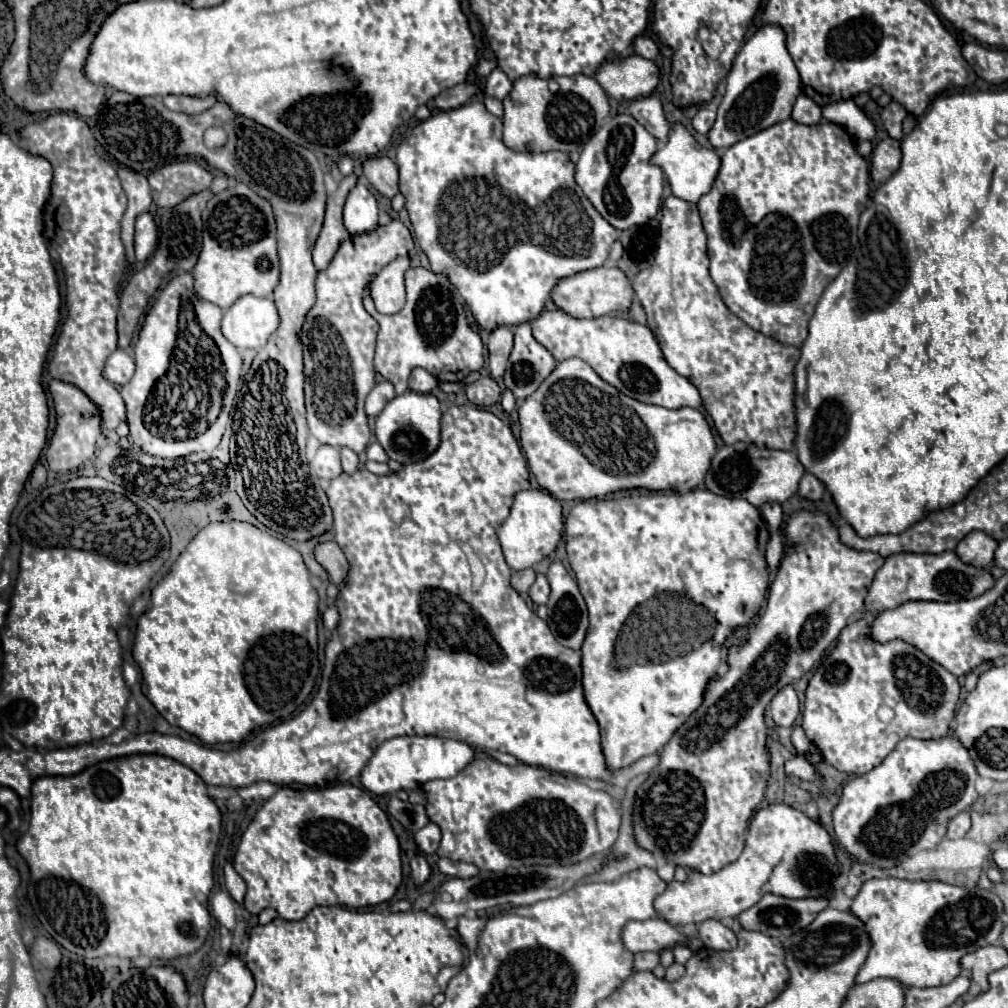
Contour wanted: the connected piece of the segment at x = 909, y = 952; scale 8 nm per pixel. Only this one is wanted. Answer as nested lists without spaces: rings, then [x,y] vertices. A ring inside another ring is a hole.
[[[899,878],[867,880],[853,898],[851,912],[863,918],[871,934],[871,954],[857,974],[857,984],[873,978],[895,978],[905,986],[943,986],[961,974],[961,958],[977,948],[995,944],[1003,932],[1003,902],[985,888],[961,888],[945,882],[911,882]]]

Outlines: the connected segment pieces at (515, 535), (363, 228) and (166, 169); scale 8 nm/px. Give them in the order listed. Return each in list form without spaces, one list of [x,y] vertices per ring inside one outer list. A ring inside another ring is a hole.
[[[529,488],[529,490],[517,492],[509,516],[497,528],[497,536],[511,570],[523,570],[541,562],[557,548],[563,536],[563,510],[559,500],[541,488],[539,490]]]
[[[357,184],[345,202],[345,210],[343,210],[343,220],[345,220],[345,228],[349,234],[365,234],[377,228],[377,200],[375,196],[363,186]]]
[[[191,158],[167,164],[149,174],[153,202],[161,208],[177,206],[191,194],[197,194],[199,190],[207,190],[211,182],[213,182],[213,174]]]

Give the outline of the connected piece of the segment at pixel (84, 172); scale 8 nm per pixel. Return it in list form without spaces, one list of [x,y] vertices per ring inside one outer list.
[[[57,112],[39,124],[21,130],[31,154],[43,156],[53,166],[51,198],[45,206],[45,236],[59,252],[67,278],[67,320],[57,336],[49,374],[79,386],[103,410],[103,428],[115,430],[125,420],[119,390],[103,376],[107,356],[117,348],[117,286],[127,266],[119,238],[127,196],[119,186],[115,168],[97,156],[97,142],[89,126],[67,112]]]

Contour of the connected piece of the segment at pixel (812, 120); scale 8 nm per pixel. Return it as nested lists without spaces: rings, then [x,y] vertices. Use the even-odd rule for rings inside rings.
[[[801,94],[793,106],[793,114],[791,118],[799,124],[807,124],[807,126],[815,126],[821,122],[821,106],[817,102],[813,102],[809,96]]]

